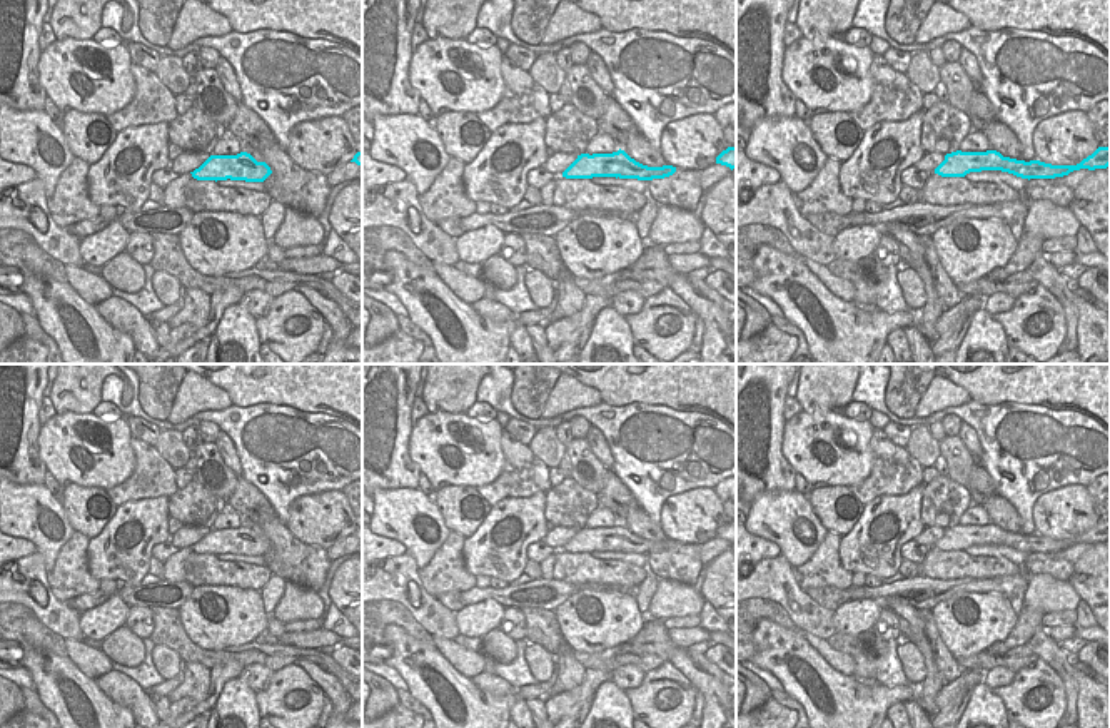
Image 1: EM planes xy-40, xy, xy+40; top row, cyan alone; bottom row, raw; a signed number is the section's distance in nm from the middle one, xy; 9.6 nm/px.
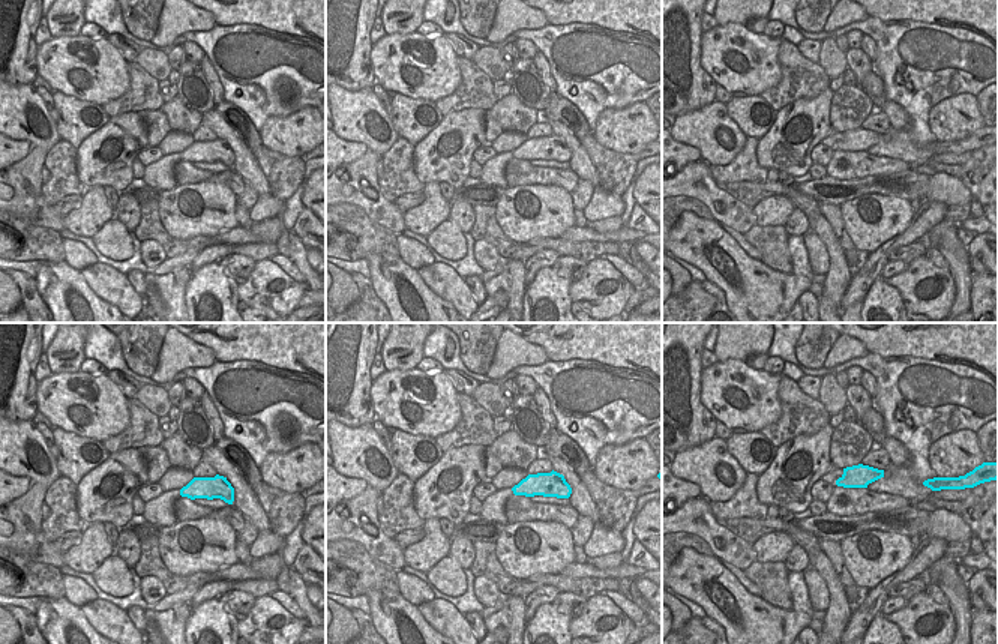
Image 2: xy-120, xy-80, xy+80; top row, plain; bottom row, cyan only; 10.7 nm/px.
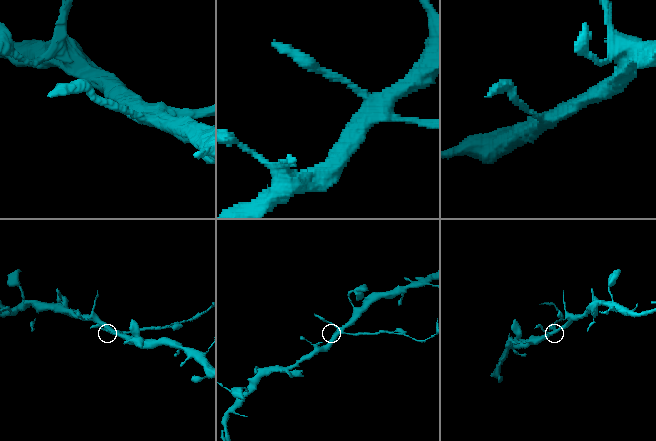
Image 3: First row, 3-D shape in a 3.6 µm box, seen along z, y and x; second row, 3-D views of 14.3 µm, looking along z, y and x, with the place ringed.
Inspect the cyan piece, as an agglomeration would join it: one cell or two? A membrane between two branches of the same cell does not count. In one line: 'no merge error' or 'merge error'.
merge error

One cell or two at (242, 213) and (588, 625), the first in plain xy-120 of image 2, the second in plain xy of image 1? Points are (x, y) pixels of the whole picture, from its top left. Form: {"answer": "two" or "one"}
{"answer": "two"}

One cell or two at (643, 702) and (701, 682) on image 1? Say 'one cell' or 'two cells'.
two cells

